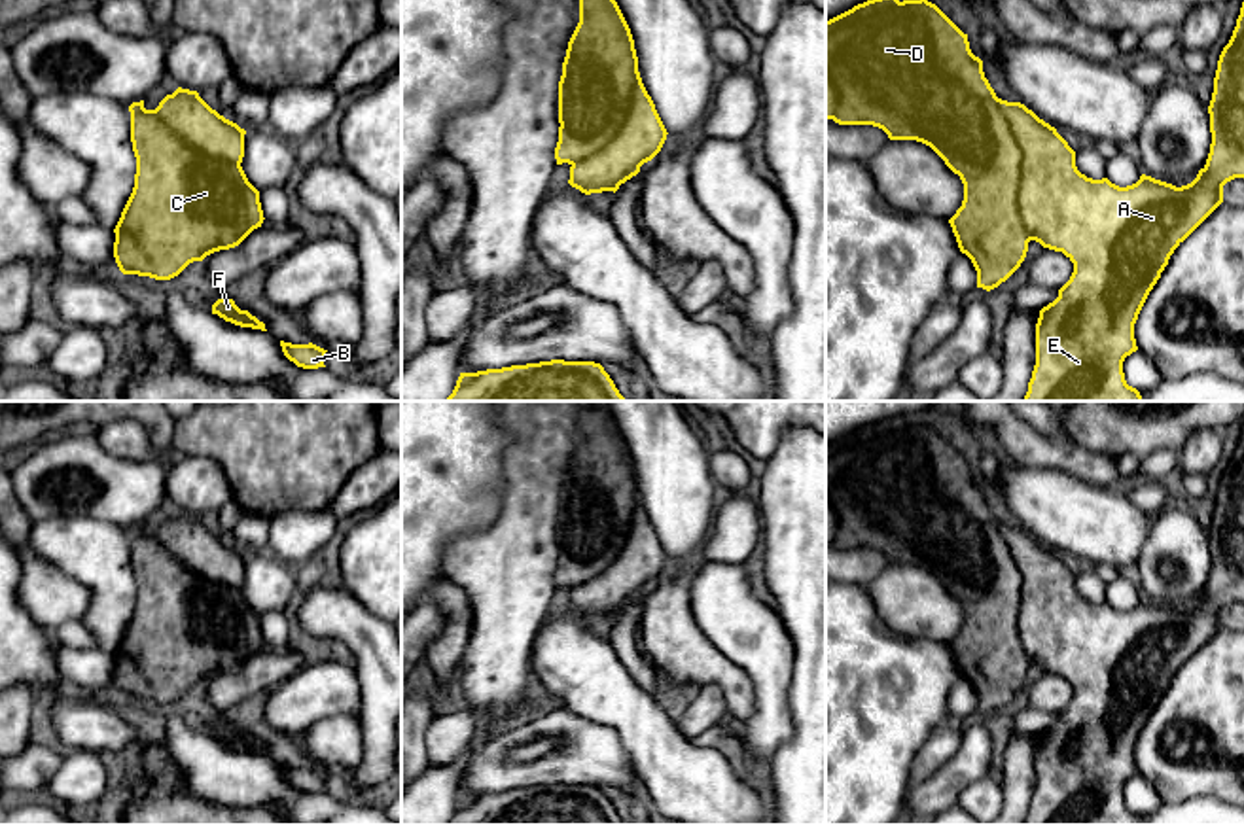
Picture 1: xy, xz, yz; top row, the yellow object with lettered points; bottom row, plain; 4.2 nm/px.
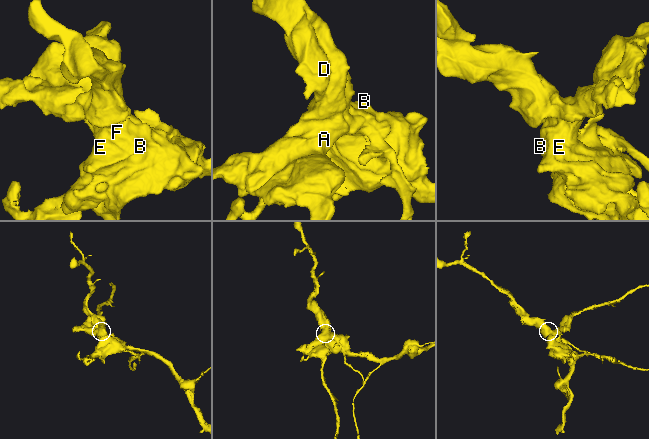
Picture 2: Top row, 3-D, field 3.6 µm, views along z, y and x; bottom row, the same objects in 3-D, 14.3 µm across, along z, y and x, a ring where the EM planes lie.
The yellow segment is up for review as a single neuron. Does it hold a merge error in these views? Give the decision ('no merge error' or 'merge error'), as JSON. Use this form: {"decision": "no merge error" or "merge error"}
{"decision": "merge error"}

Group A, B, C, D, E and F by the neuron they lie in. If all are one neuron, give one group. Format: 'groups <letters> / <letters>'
groups A B E F / C D

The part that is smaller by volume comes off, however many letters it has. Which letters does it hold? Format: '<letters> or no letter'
C, D

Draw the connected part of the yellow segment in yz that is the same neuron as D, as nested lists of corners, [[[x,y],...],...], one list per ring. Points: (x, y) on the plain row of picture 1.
[[[873,422],[826,445],[826,496],[839,517],[835,547],[873,549],[890,564],[922,566],[960,600],[964,624],[949,643],[958,672],[977,694],[977,711],[990,715],[1005,706],[1030,666],[1019,632],[1022,577],[968,458],[926,422]]]

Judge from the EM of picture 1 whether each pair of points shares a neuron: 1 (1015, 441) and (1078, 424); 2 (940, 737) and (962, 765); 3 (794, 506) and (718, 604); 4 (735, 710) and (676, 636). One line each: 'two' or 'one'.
1: two
2: two
3: two
4: one

